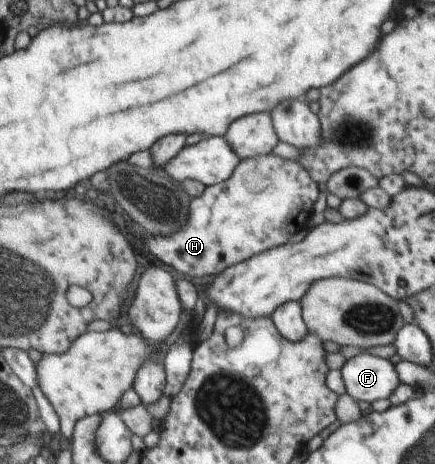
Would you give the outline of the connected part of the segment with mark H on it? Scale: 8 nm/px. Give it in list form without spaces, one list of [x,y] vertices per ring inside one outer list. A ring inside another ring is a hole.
[[[273,153],[246,158],[241,160],[225,182],[205,186],[202,195],[191,198],[187,223],[180,230],[167,237],[148,237],[146,245],[158,259],[162,259],[182,275],[190,275],[196,279],[214,277],[266,250],[284,245],[294,233],[305,228],[313,214],[316,199],[317,183],[300,162],[287,160]]]

